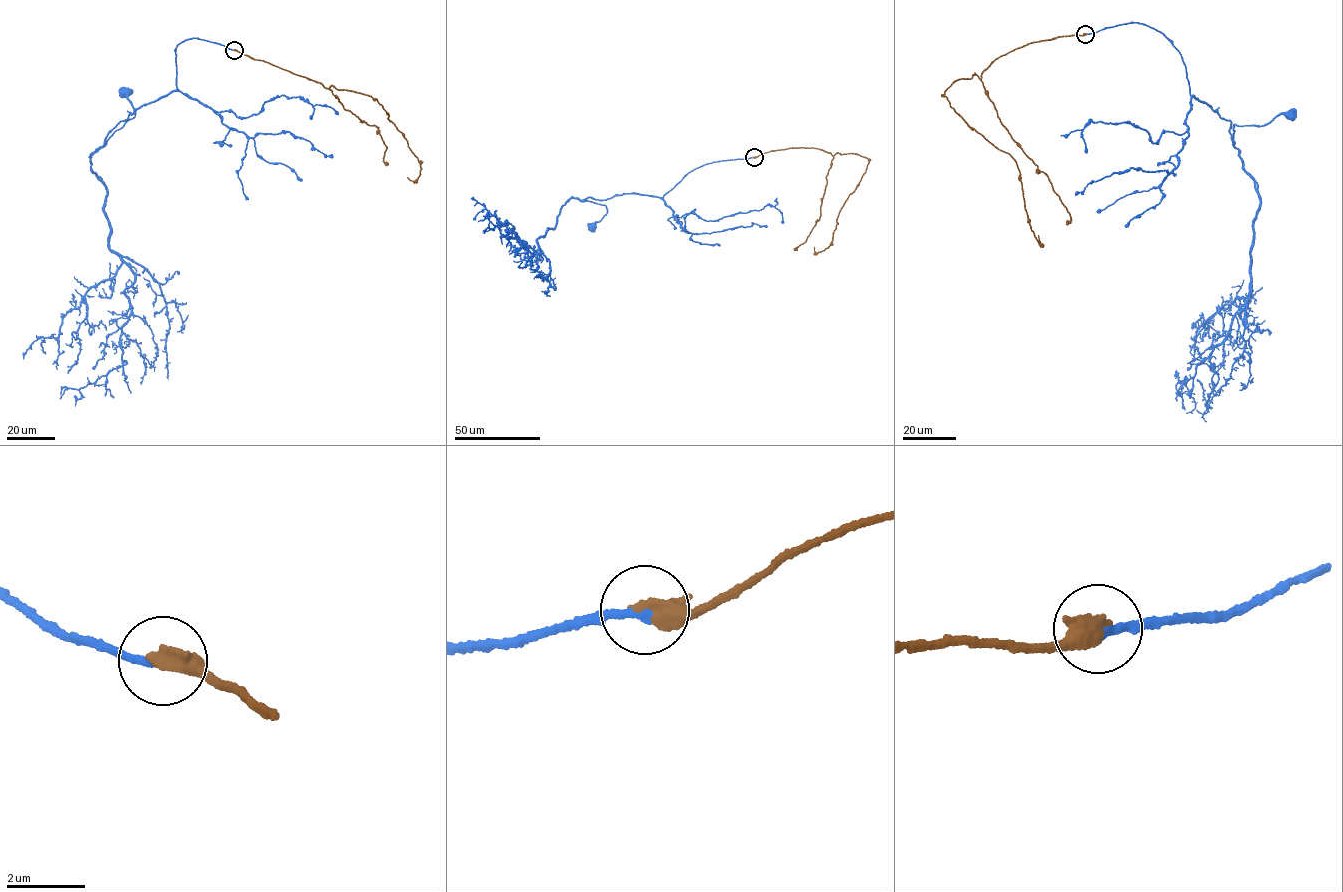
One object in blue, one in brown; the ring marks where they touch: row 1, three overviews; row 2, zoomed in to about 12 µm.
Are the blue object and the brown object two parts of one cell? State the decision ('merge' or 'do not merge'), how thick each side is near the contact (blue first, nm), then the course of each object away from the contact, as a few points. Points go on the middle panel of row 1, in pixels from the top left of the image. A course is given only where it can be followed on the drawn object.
merge; 240 nm thick on the blue side, 500 nm on the other; blue runs (754, 157), (700, 166), (662, 197), (631, 193), (585, 199), (606, 209), (590, 227); brown runs (754, 157), (801, 147), (867, 158), (860, 181), (838, 214), (830, 245), (817, 253), (814, 247)

